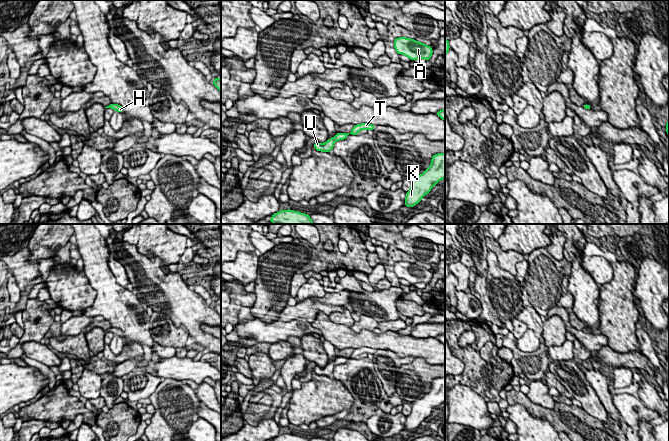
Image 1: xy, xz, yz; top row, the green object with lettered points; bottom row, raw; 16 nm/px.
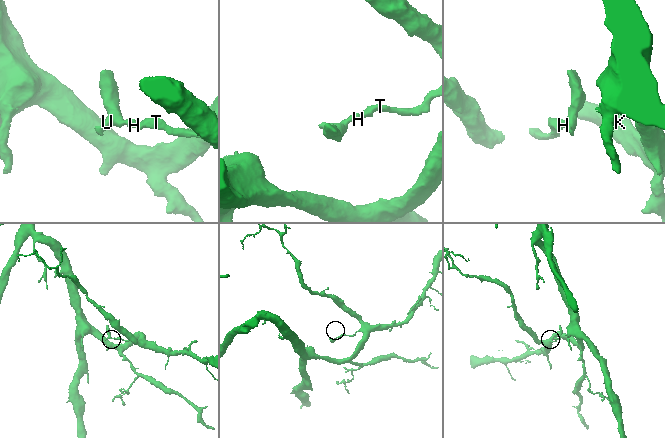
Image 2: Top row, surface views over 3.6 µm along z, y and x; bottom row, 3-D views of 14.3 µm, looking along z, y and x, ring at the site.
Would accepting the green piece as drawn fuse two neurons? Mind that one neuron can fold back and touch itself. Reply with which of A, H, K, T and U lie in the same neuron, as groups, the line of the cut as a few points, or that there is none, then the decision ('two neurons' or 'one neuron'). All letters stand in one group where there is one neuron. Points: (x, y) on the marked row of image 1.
A H K T U; no cut; one neuron

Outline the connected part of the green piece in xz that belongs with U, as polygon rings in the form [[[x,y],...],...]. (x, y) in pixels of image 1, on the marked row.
[[[362,123],[358,125],[354,125],[353,129],[350,133],[337,133],[333,138],[328,139],[324,144],[320,144],[319,142],[316,142],[313,146],[317,151],[322,152],[329,152],[330,150],[333,150],[334,143],[339,140],[344,140],[347,138],[349,134],[352,135],[358,135],[360,130],[367,129],[367,130],[374,130],[375,125],[368,124],[368,123]]]

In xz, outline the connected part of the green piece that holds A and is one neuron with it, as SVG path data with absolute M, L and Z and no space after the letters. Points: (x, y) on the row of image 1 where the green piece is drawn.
M405 37L396 38L394 48L398 54L403 54L414 61L416 59L428 61L433 53L433 49L430 46Z

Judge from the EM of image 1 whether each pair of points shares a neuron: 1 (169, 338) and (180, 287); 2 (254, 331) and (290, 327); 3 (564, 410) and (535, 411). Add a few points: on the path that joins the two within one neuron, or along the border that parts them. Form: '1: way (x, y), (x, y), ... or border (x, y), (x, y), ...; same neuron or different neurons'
1: border (158, 311), (176, 326), (182, 325), (189, 334); different neurons
2: way (263, 331), (281, 330); same neuron
3: way (557, 413), (542, 412); same neuron

